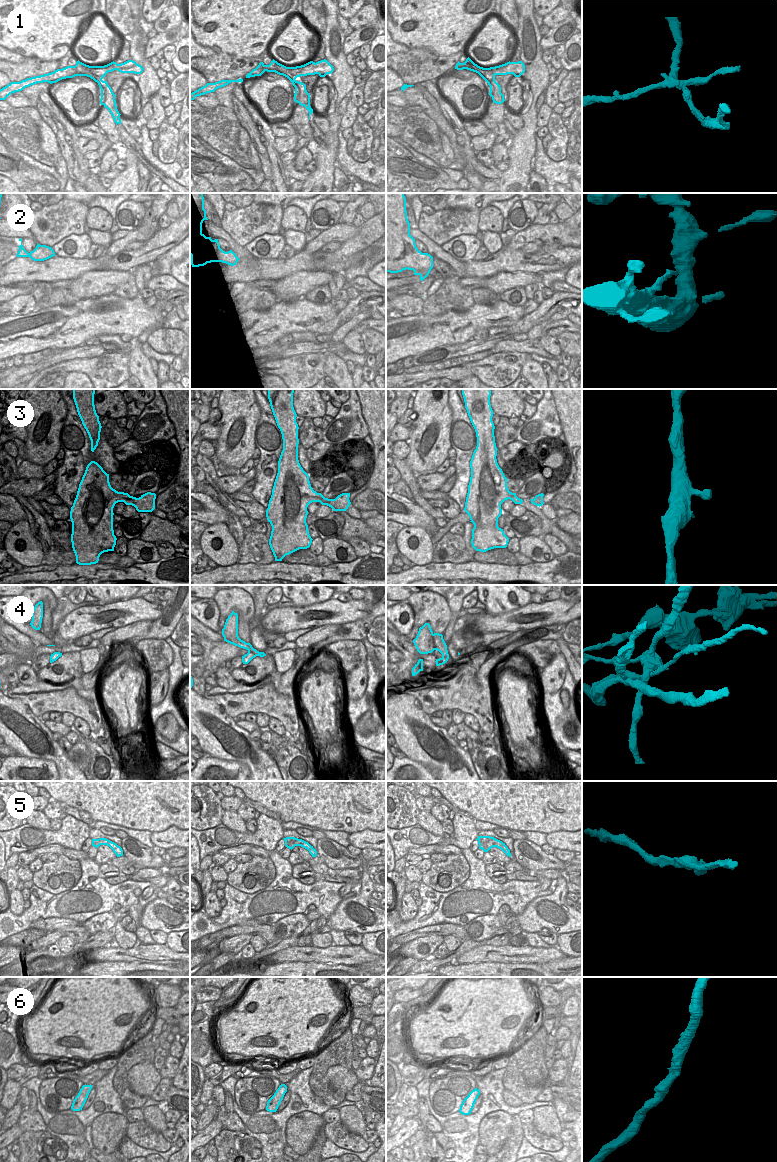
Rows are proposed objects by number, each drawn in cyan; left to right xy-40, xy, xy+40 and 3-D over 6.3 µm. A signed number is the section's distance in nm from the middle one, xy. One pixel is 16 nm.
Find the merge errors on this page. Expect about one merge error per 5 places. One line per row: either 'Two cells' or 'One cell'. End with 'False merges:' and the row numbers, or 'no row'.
1: Two cells
2: One cell
3: One cell
4: Two cells
5: One cell
6: One cell
False merges: 1, 4.

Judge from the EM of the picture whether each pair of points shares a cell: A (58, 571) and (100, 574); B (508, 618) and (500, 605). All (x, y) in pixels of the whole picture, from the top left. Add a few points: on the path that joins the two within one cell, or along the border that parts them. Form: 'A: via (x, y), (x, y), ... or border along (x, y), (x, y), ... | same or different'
A: via (68, 571), (90, 571) | same
B: border along (527, 603), (518, 608), (497, 614), (486, 612) | different

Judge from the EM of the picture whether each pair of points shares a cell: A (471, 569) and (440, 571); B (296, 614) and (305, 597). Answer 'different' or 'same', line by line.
A: same
B: different

